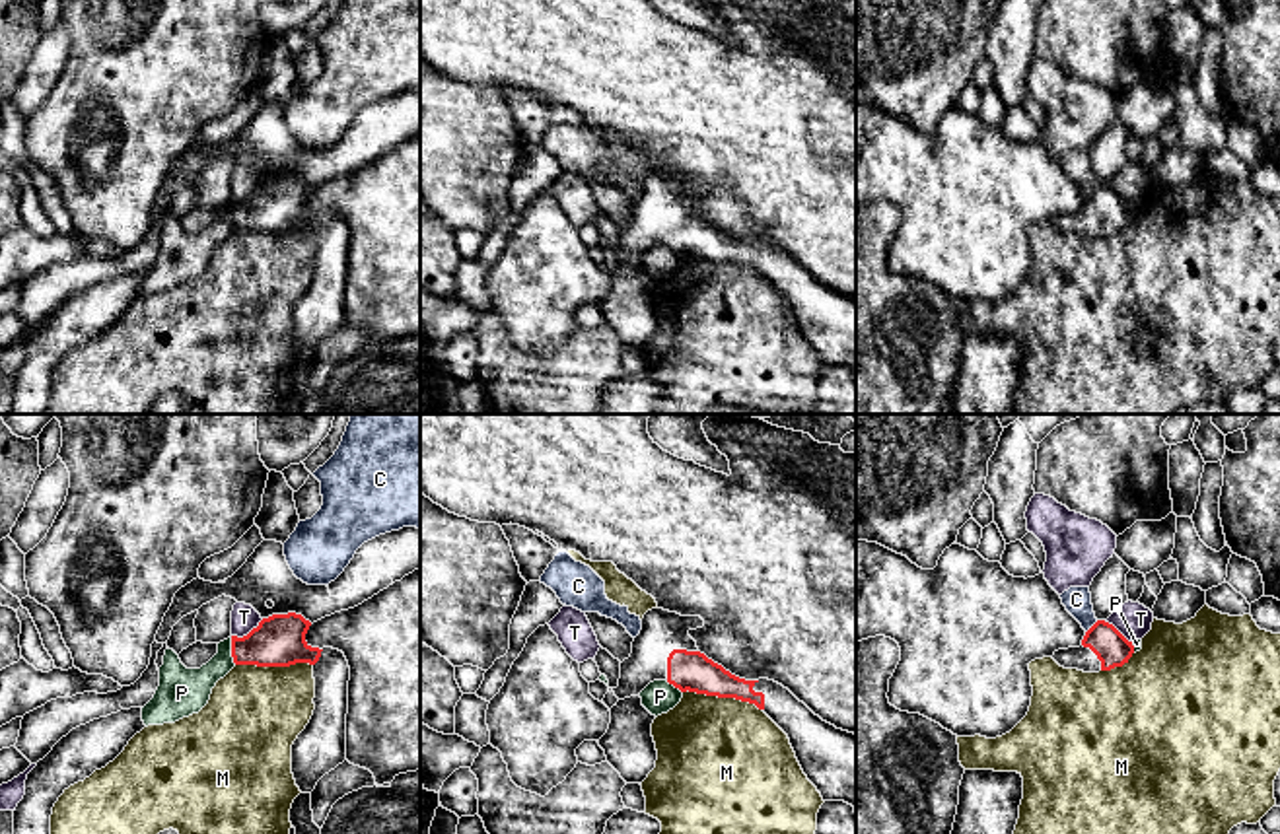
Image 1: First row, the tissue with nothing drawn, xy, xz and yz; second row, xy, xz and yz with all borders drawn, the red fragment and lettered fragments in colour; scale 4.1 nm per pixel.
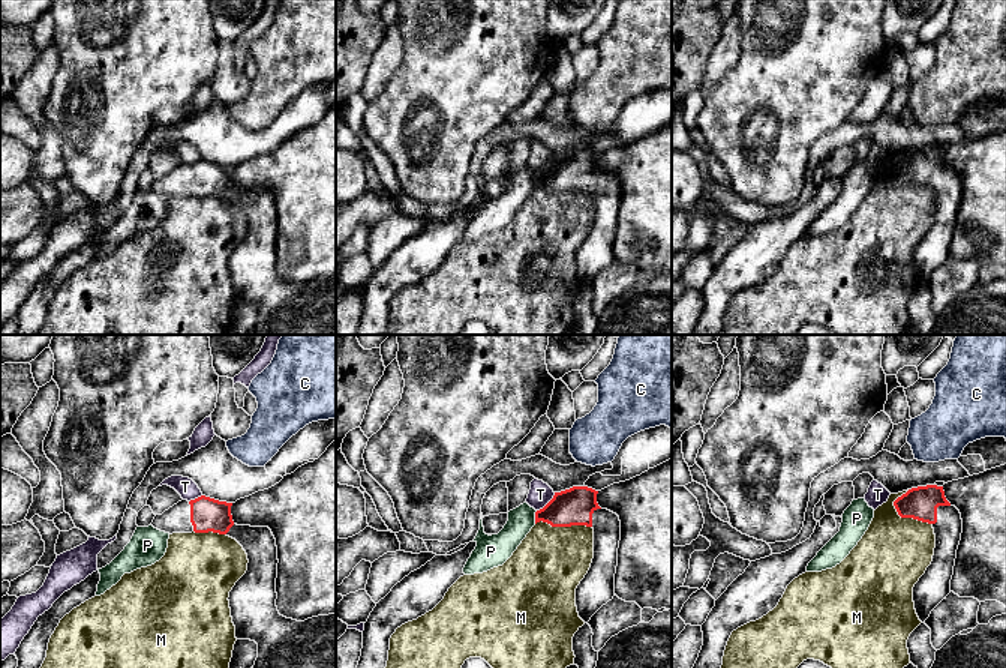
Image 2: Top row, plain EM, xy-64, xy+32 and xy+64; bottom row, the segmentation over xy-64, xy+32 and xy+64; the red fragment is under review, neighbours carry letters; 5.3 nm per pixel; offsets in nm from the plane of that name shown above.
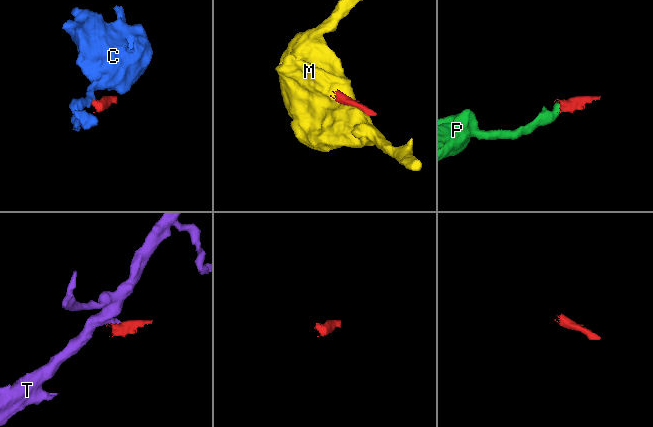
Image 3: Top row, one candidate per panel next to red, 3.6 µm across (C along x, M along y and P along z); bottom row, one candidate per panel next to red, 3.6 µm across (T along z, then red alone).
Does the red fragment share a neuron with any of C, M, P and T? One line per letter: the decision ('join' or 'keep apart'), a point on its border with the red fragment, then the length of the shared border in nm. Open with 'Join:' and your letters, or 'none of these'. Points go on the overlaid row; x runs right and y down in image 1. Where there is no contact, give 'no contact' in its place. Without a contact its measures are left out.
Join: none of these
C: keep apart | yz (1092, 626) | 80 nm
M: keep apart | xz (722, 696) | 340 nm
P: keep apart | xy (232, 652) | 110 nm
T: keep apart | xy (249, 632) | 150 nm

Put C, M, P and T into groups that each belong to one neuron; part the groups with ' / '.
C / M / P / T

